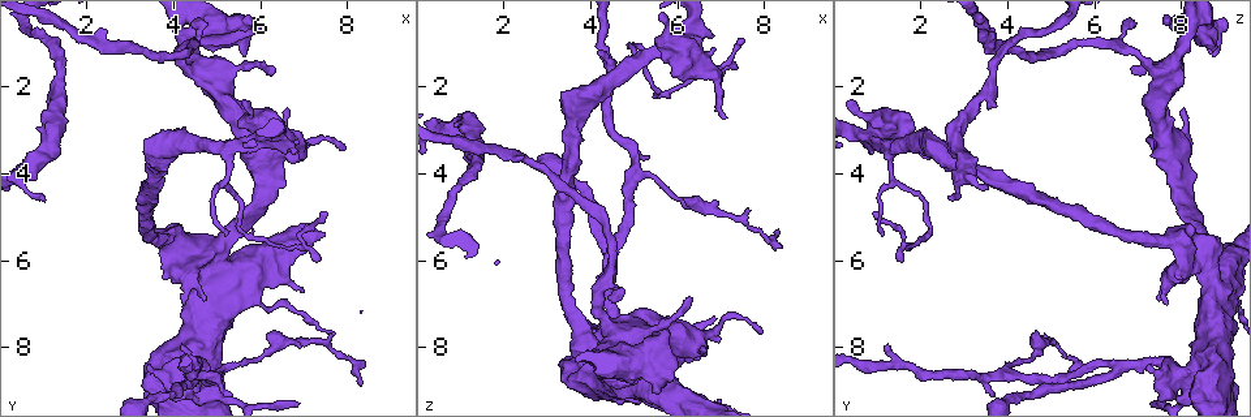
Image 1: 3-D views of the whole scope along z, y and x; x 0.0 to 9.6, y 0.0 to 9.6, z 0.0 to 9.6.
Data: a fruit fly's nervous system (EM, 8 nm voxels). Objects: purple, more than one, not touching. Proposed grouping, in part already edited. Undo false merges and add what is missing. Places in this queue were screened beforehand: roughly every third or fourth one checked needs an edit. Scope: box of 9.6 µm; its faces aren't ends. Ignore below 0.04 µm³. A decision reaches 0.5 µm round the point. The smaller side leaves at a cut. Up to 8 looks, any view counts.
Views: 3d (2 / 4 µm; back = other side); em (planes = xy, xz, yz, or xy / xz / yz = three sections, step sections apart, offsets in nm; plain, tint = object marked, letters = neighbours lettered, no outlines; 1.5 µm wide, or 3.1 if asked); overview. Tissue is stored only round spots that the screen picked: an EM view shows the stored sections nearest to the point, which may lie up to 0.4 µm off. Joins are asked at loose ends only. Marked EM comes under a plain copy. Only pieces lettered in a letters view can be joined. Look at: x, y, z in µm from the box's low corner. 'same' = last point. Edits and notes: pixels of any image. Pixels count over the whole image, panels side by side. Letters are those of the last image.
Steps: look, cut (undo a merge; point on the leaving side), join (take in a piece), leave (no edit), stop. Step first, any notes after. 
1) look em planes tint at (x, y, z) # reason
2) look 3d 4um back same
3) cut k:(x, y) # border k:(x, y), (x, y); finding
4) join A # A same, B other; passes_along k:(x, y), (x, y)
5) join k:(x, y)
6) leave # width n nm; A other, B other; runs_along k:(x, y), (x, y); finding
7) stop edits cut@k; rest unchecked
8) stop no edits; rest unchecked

look em yz step 4 tint at (7.10, 3.30, 2.75)

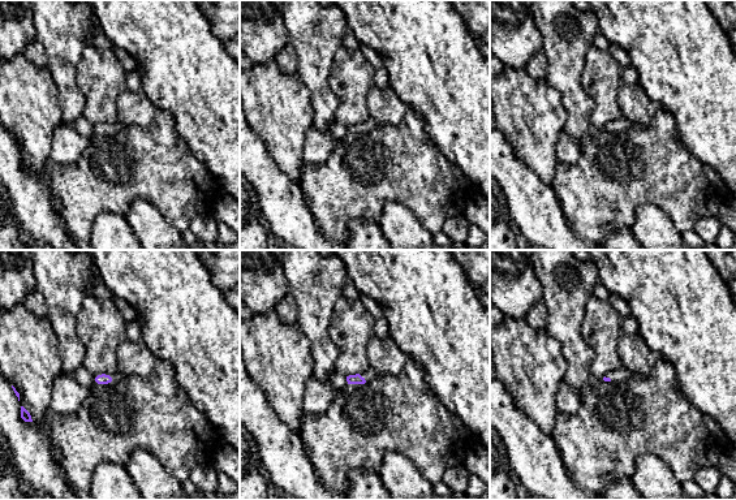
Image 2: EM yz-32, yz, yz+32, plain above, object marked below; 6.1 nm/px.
look em planes letters same # another direction

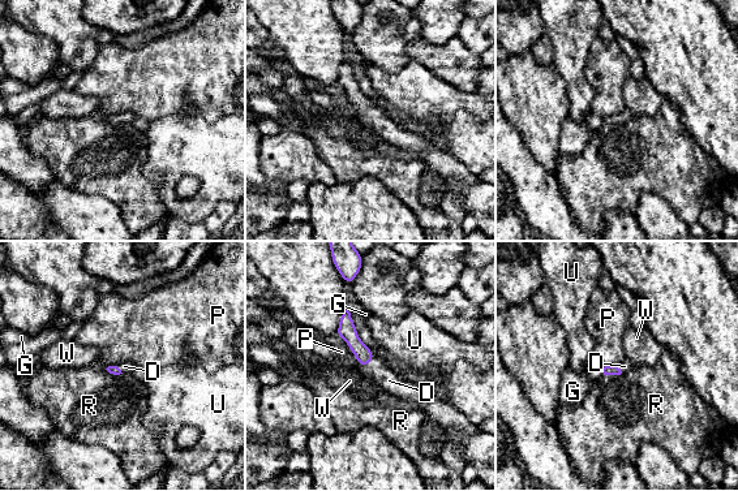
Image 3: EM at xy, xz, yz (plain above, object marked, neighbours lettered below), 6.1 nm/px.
join D # D same, G other, P other, R other, U other, W other; passes_along 3:(347, 331), (367, 364), (389, 380); the cell continues

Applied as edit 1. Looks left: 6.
look em planes letters at (4.40, 8.45, 6.60) # branch point

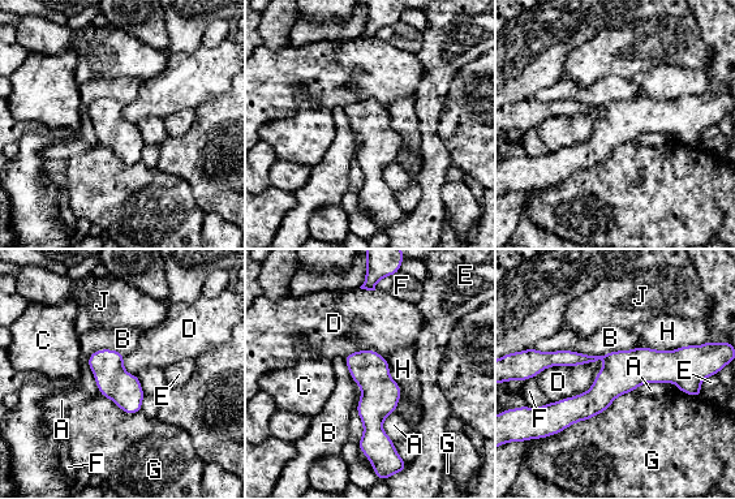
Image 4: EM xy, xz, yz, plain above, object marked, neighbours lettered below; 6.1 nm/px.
leave # A other, B other, C other, D other, E other, F other, G other, H other, J other; runs_along 4:(544, 360), (699, 368); continuous, no second cell

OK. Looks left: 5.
look em 3.1um yz step 8 tint at (5.85, 2.70, 1.80) # thick end

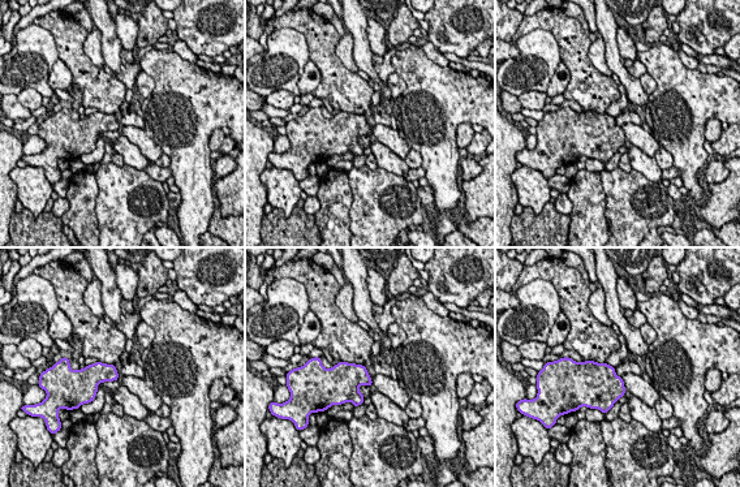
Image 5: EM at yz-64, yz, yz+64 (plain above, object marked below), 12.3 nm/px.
look em 3.1um planes letters same

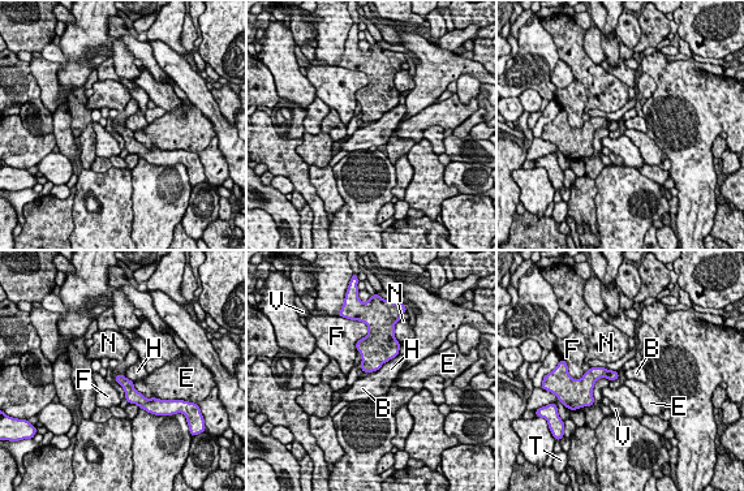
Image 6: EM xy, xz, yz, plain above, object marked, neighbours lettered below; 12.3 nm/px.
leave # B other, E other, F other, H other, N other, T other, V other; border 6:(115, 382), (121, 387), (125, 397); no lettered piece goes on from it

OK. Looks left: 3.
stop edits join@3; rest unchecked

